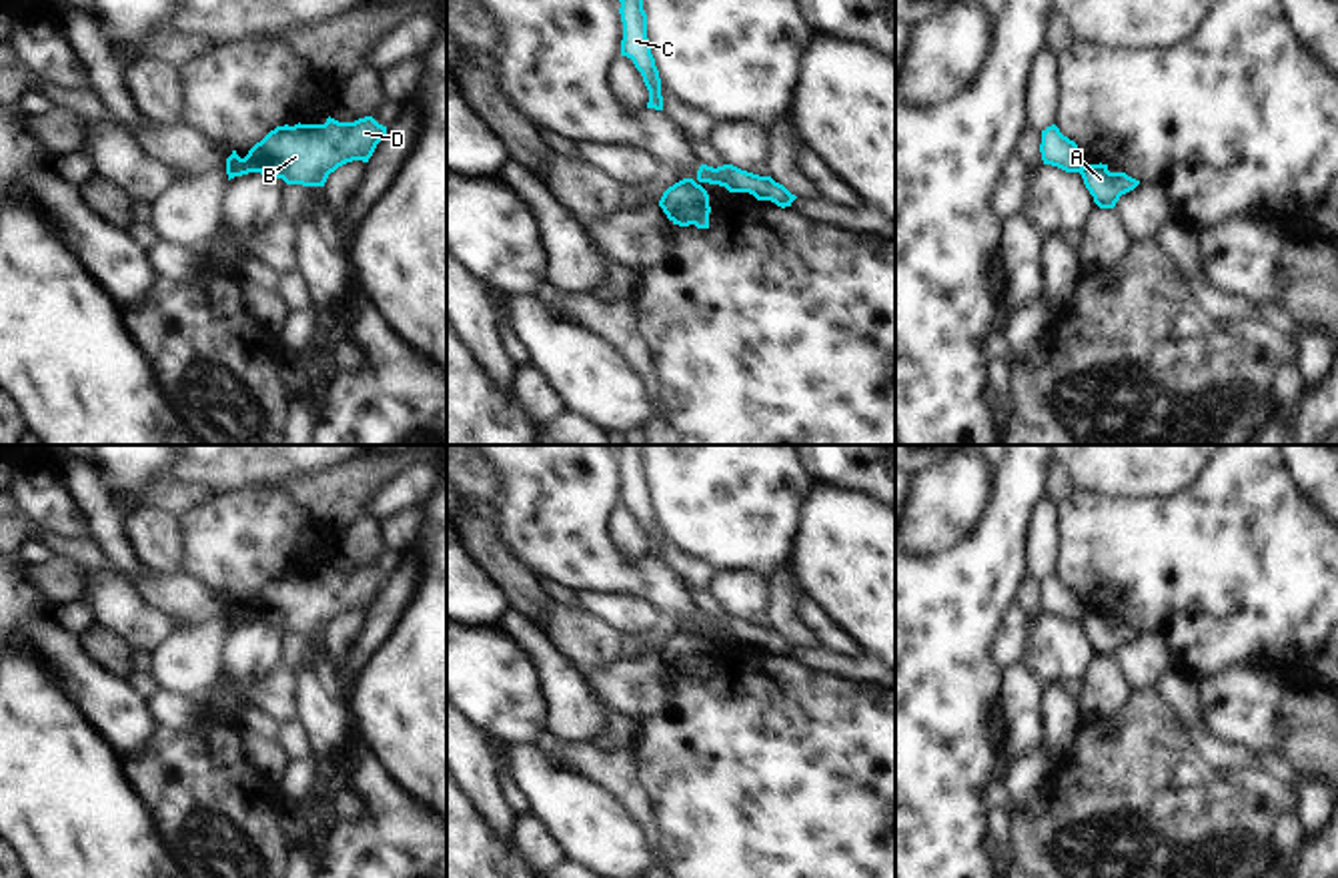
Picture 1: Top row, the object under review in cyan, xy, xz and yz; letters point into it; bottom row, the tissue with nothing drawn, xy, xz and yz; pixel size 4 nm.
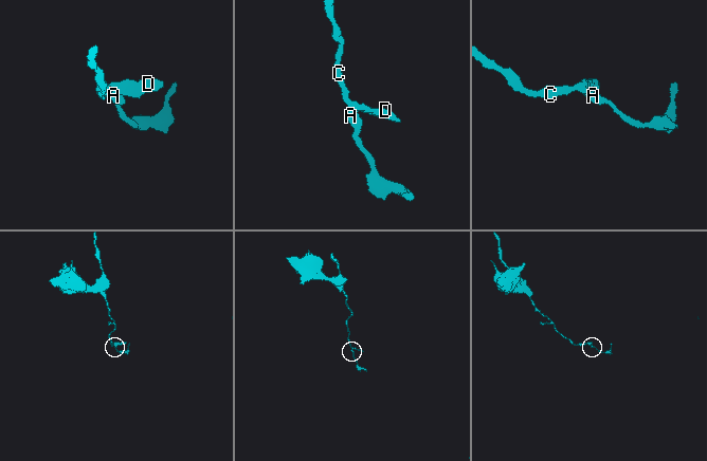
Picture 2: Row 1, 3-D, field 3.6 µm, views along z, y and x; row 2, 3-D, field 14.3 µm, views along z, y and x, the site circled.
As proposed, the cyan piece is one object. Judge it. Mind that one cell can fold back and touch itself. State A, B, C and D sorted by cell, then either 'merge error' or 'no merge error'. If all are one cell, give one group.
A / B C D; merge error

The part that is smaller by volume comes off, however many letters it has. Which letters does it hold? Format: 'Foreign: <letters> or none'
Foreign: A

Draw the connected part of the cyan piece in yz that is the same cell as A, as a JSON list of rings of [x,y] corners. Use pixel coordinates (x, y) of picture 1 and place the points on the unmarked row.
[[[1102,611],[1084,615],[1082,627],[1100,657],[1114,657],[1122,643],[1140,633],[1126,621],[1110,621],[1108,613]]]

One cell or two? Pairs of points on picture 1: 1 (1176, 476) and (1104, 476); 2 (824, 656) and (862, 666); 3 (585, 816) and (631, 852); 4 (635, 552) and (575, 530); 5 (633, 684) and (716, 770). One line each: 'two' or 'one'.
1: one
2: one
3: one
4: two
5: two

